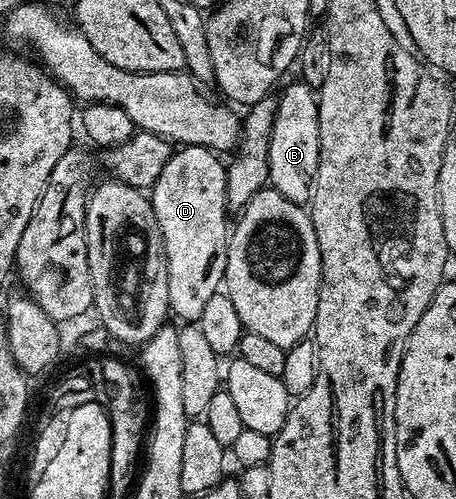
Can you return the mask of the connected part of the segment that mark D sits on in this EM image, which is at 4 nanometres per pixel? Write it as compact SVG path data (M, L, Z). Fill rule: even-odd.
M187 144L178 147L173 155L169 157L167 166L163 166L163 174L159 174L159 178L151 185L151 203L153 213L161 227L163 234L163 246L167 254L167 290L169 291L169 307L174 317L178 316L178 321L195 322L199 318L199 314L203 314L203 306L211 298L211 294L215 294L221 287L225 278L225 270L229 266L229 233L231 231L230 221L225 221L225 212L227 213L227 205L225 203L225 170L226 165L221 164L222 157L218 153L213 152L210 148L203 146L195 146Z

